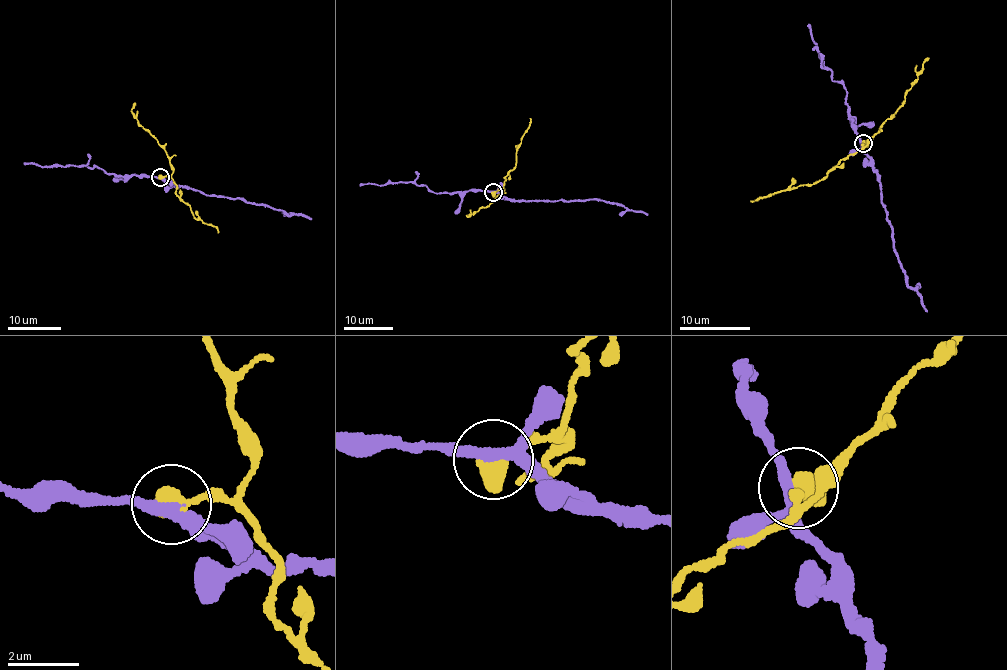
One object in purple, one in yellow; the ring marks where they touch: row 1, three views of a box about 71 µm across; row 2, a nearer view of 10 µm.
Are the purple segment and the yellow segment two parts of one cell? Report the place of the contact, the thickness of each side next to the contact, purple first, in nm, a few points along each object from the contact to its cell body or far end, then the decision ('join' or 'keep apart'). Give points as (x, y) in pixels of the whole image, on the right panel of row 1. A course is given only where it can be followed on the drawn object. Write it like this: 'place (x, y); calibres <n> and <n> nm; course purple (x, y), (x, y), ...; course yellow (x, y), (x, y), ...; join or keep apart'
place (863, 143); calibres 280 and 650 nm; course purple (863, 143), (881, 188), (882, 201), (893, 229), (891, 239), (906, 282), (917, 293), (927, 312); course yellow (863, 143), (859, 151), (847, 155), (821, 181), (751, 202); keep apart

